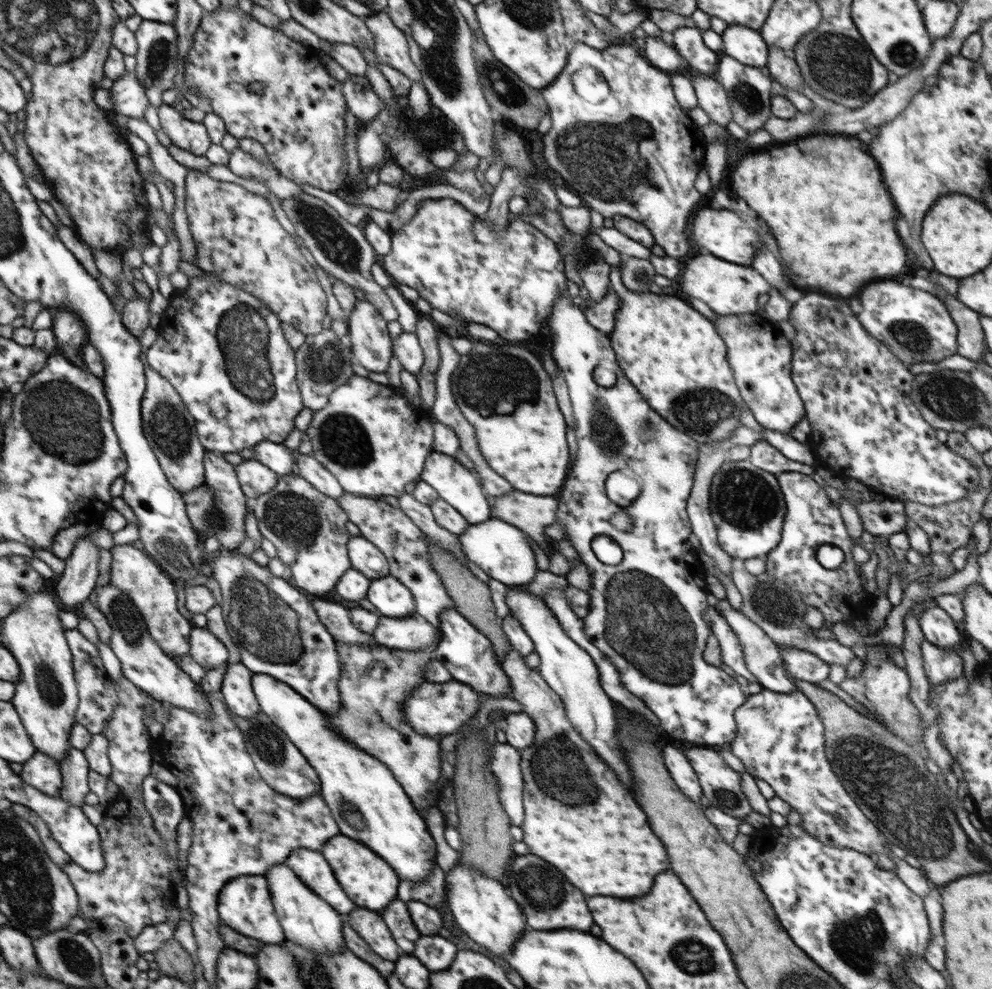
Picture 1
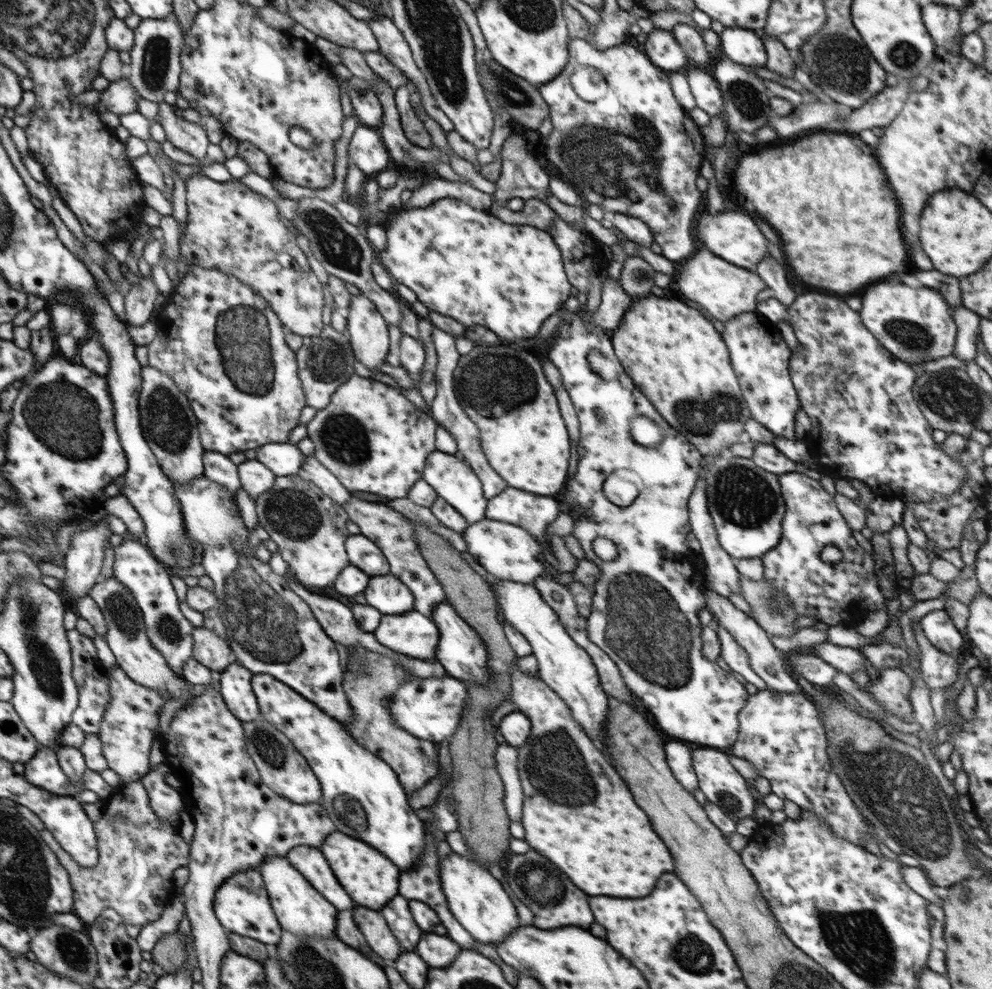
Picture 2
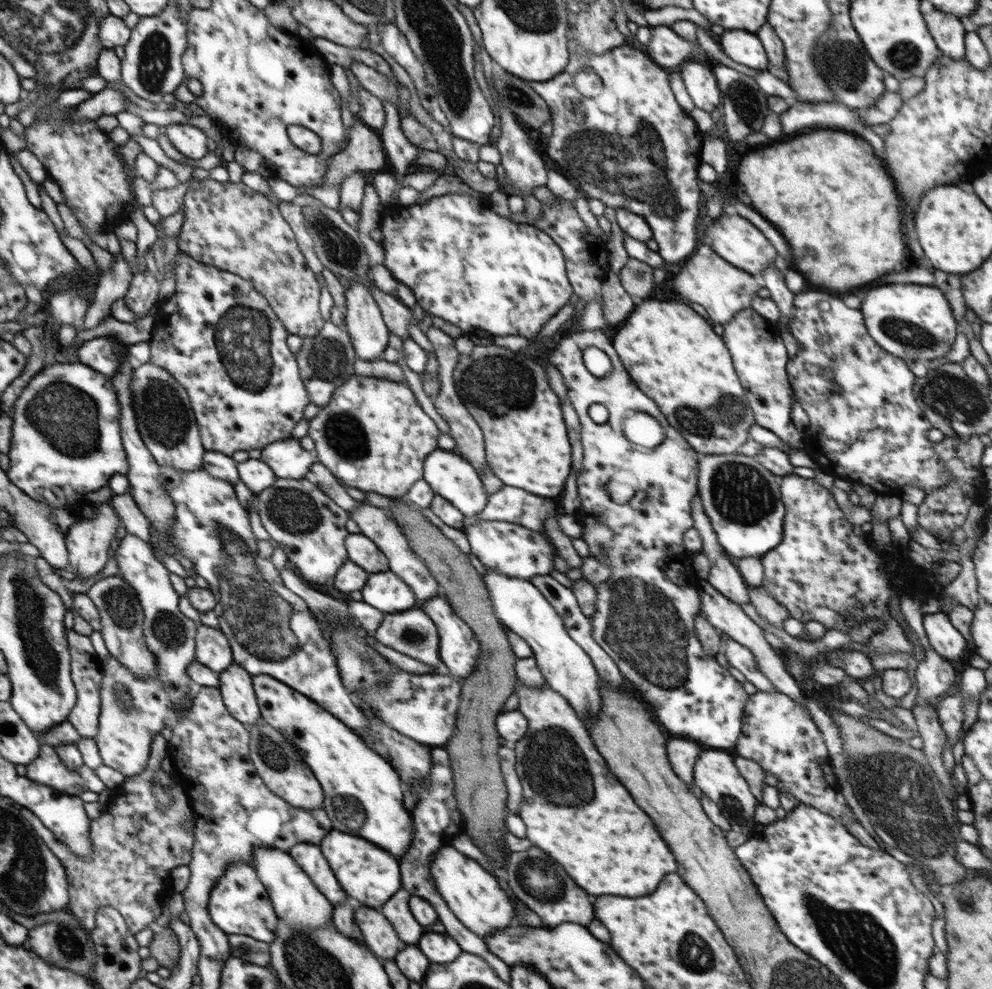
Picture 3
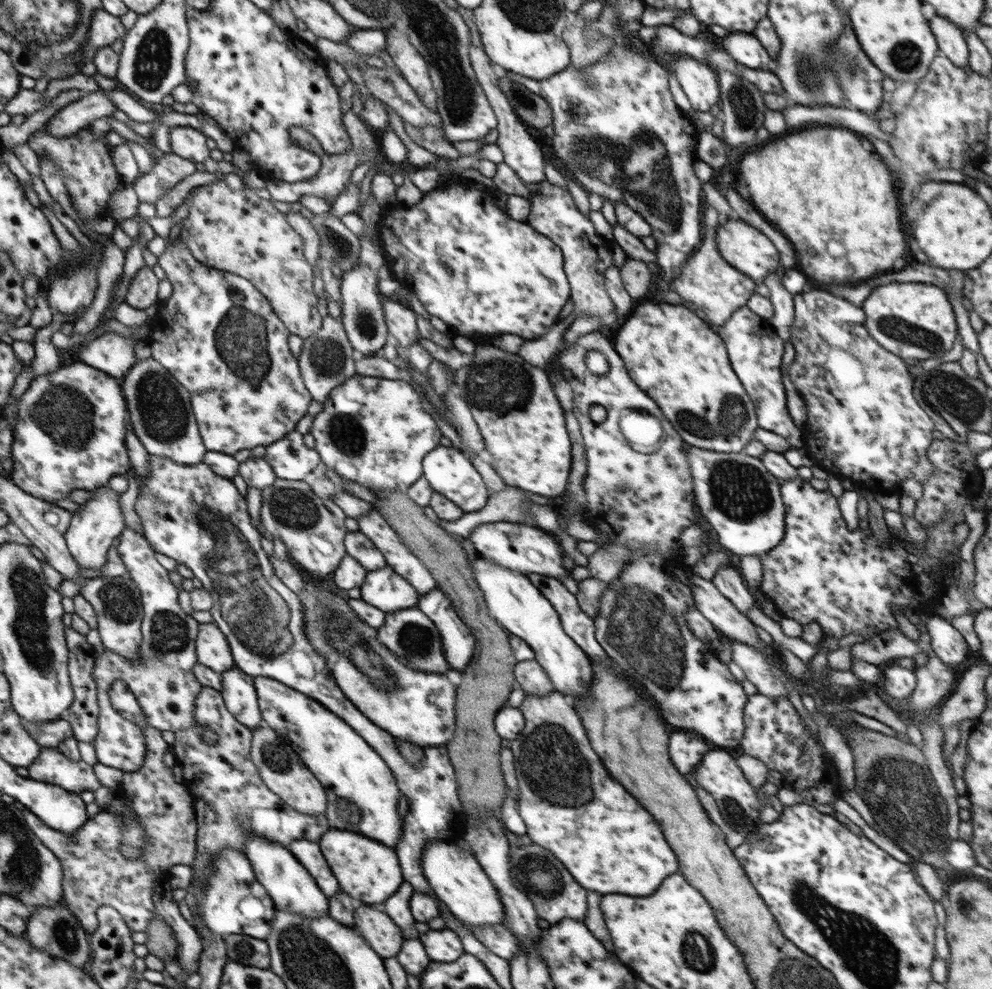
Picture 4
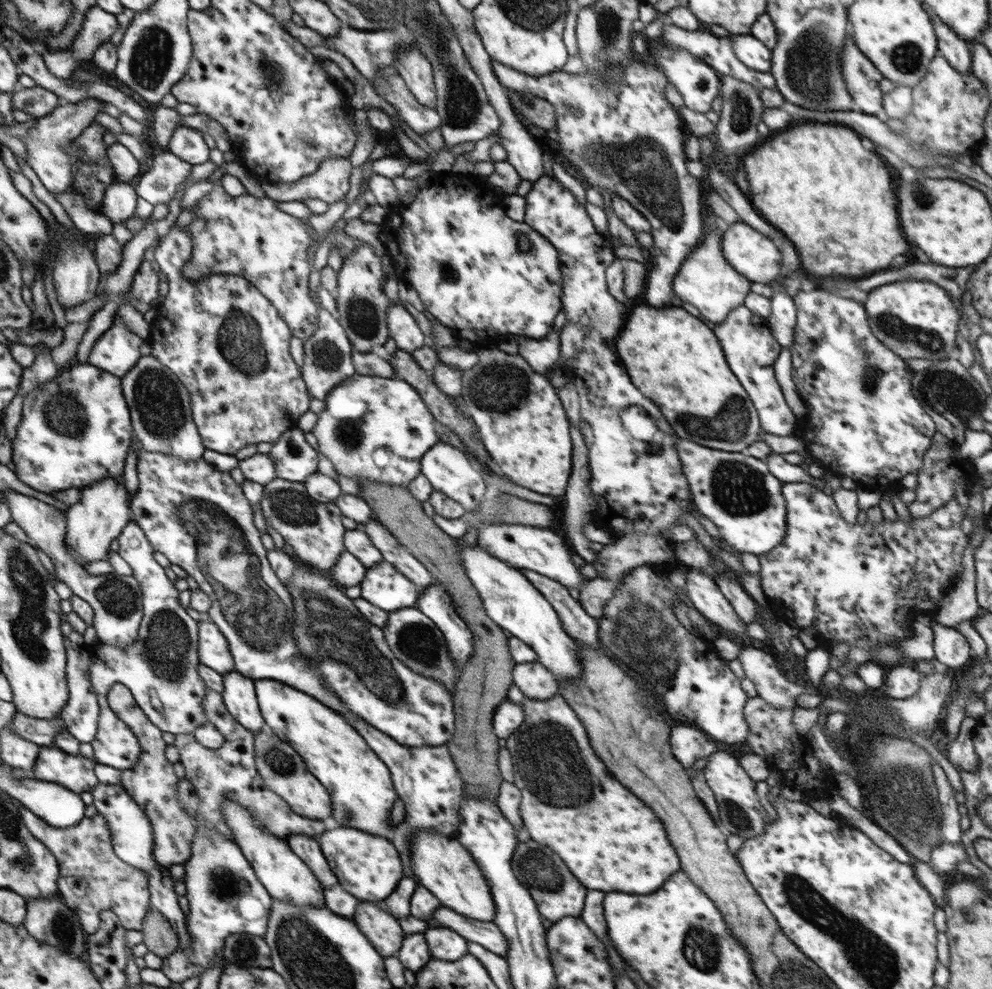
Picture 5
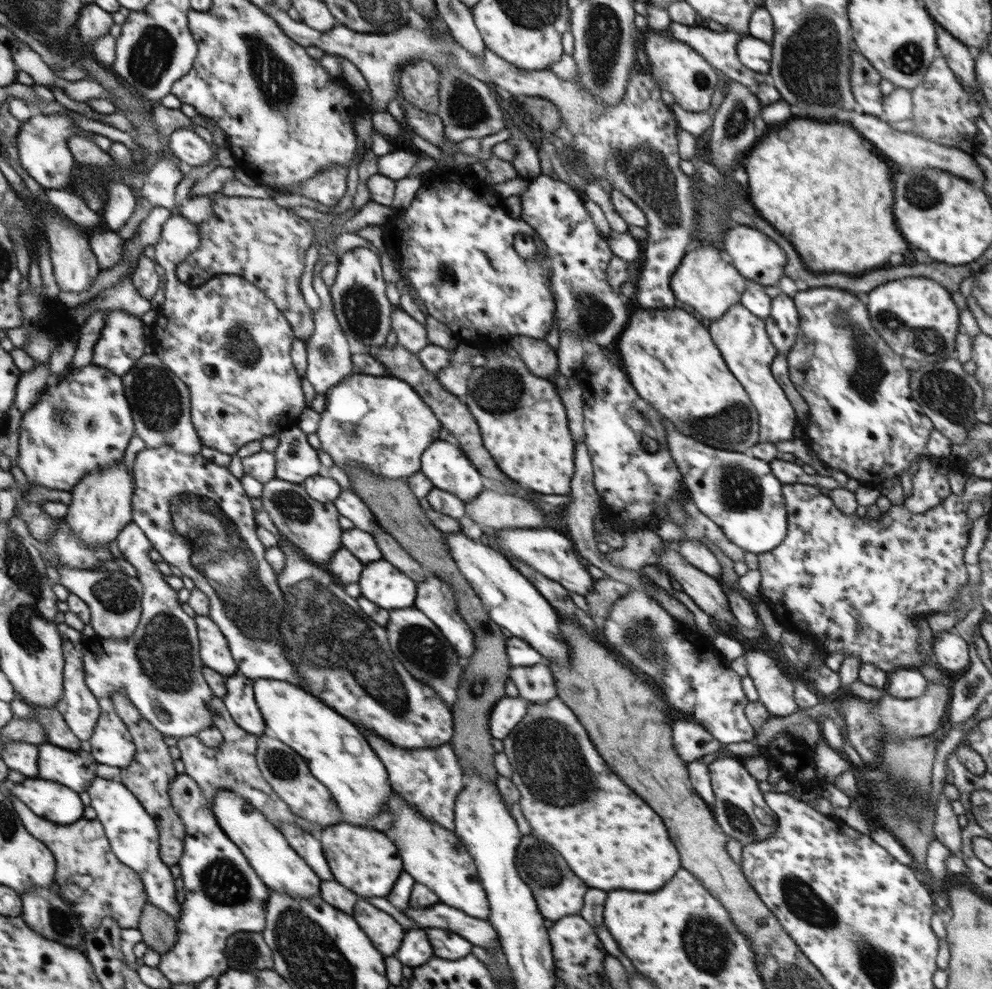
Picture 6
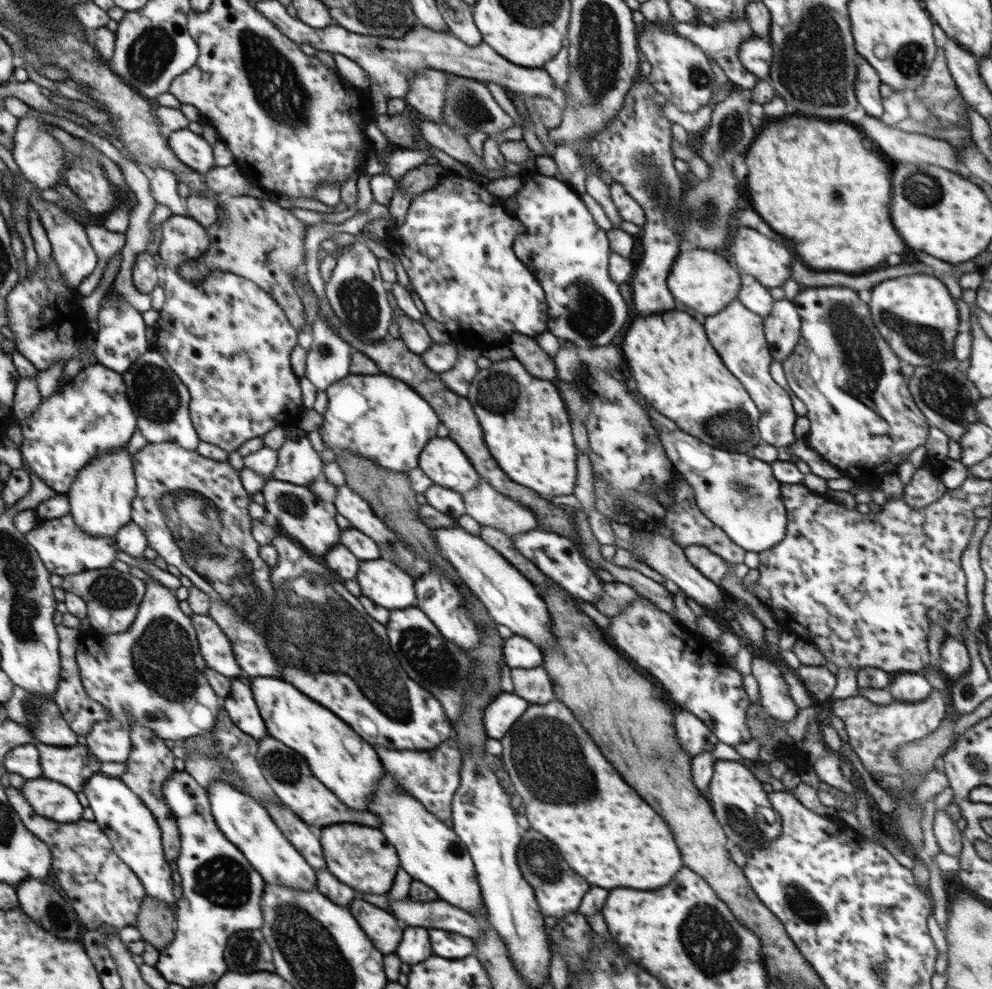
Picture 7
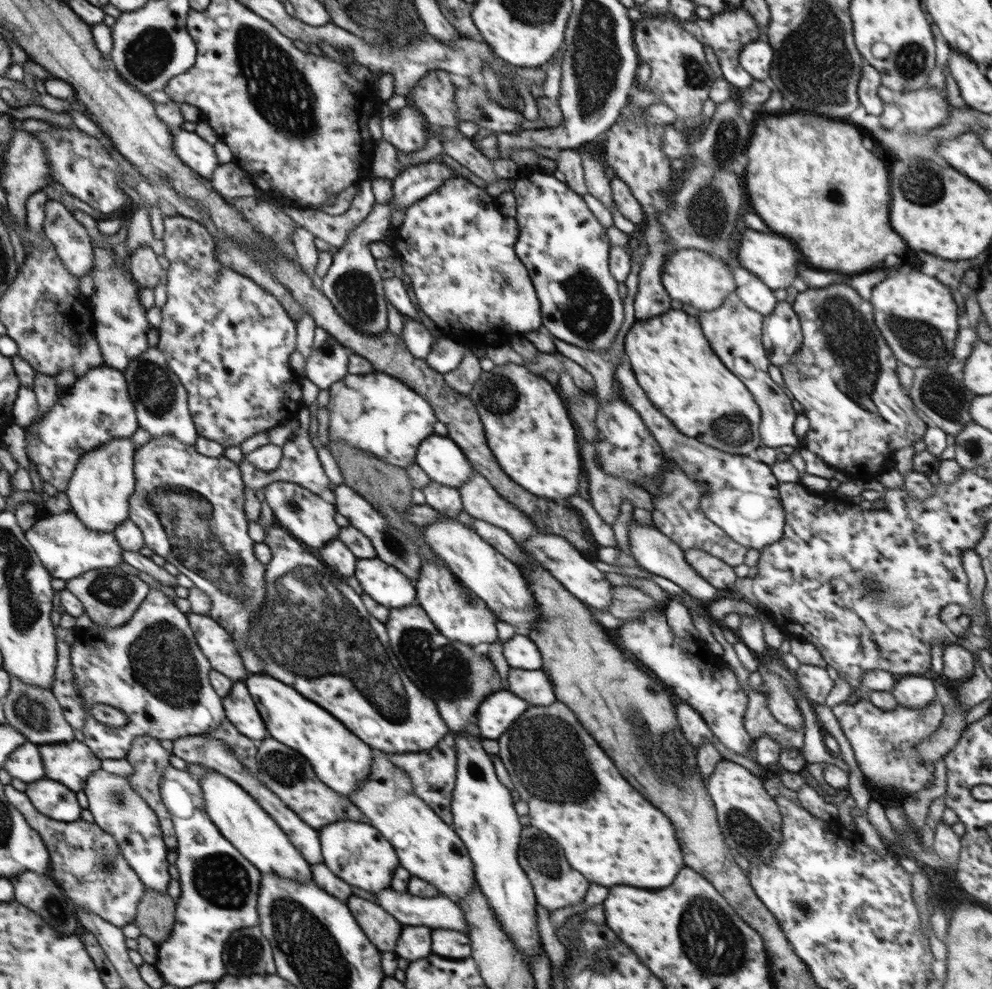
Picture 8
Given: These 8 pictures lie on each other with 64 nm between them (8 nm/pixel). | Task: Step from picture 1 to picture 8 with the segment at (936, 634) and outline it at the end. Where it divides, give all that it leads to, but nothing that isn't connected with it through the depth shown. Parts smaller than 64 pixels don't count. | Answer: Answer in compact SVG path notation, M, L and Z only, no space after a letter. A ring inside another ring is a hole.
M950 643L943 647L943 676L964 682L974 670L974 657L963 643Z

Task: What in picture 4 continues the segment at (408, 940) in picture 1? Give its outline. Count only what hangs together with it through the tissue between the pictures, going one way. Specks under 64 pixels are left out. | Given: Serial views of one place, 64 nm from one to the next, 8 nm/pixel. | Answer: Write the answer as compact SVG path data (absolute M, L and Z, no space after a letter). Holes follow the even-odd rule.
M404 882L398 888L398 892L394 896L390 896L390 900L384 902L384 912L400 926L405 939L419 938L420 935L418 930L416 930L416 926L414 926L414 918L412 918L410 905L408 904L414 894L413 890L414 888L408 882Z

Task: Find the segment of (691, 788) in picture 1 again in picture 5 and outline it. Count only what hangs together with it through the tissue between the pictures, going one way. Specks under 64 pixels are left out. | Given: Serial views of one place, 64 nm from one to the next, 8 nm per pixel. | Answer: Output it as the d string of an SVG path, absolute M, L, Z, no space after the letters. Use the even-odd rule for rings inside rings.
M689 725L671 728L670 741L672 754L685 769L694 765L697 760L706 759L726 748L700 729Z

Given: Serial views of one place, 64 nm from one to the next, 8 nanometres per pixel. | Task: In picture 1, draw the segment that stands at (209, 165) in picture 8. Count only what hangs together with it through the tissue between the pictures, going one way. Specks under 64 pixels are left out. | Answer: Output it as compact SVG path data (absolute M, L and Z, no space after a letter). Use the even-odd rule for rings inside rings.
M162 103L157 110L161 129L170 138L172 143L181 149L187 150L196 156L205 156L210 148L210 138L202 122L186 120L175 107Z

